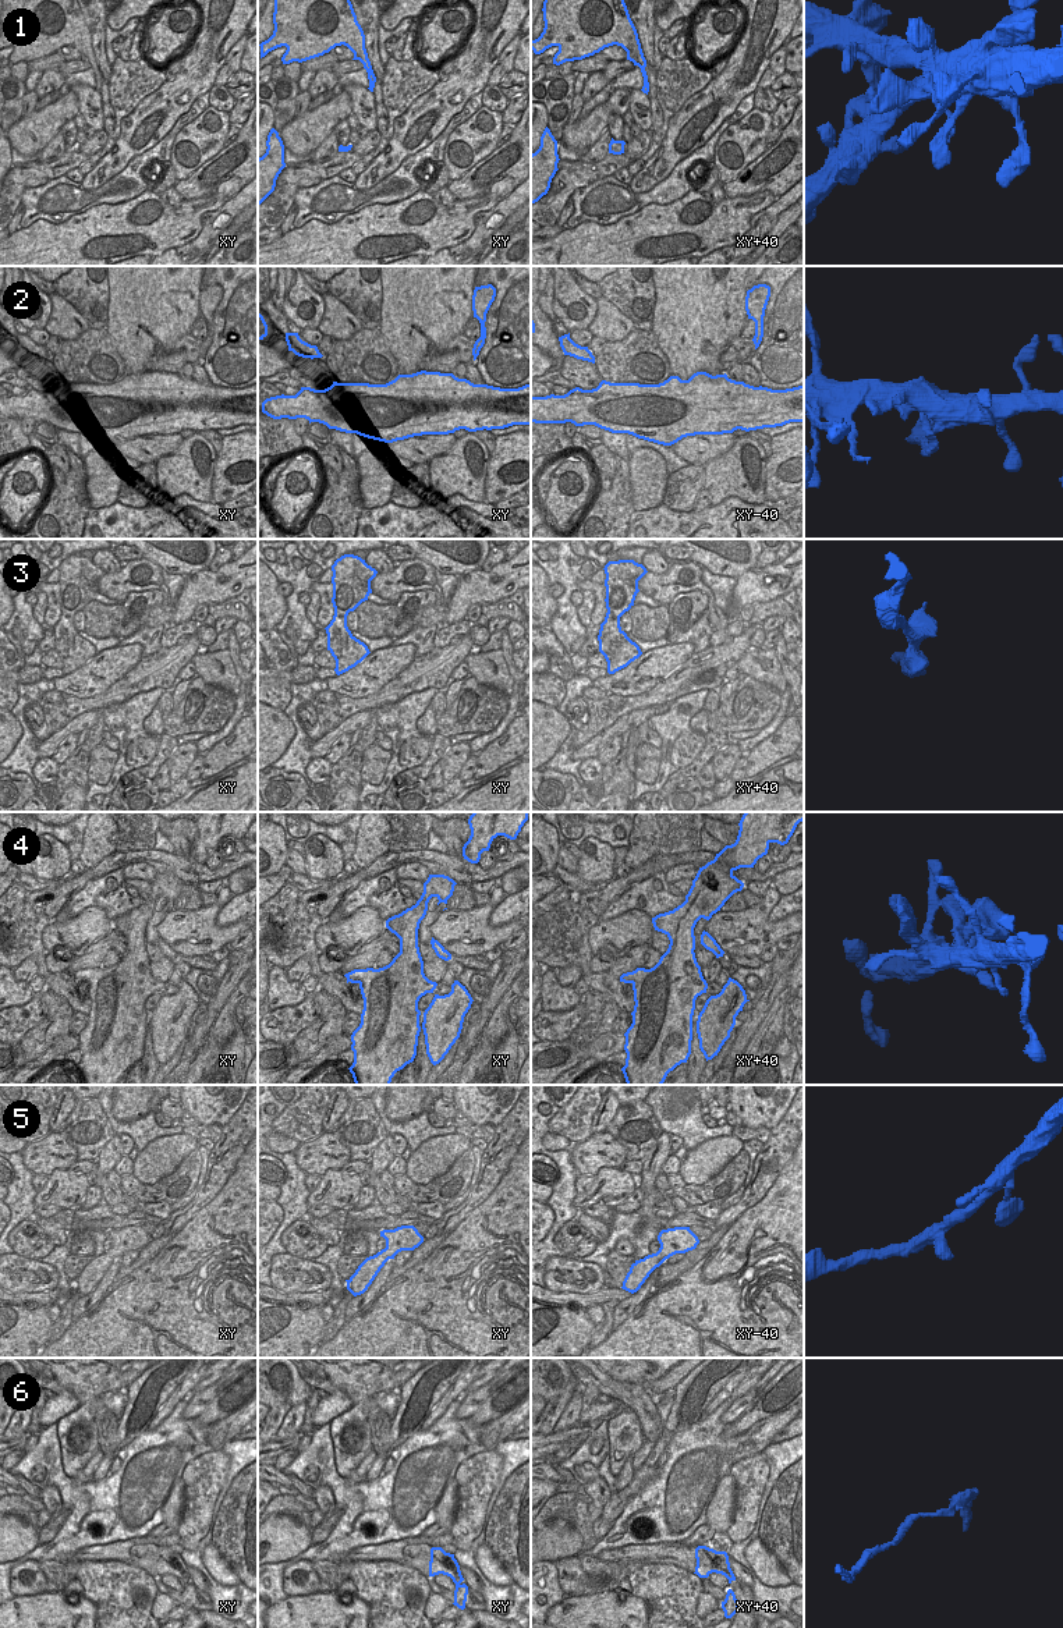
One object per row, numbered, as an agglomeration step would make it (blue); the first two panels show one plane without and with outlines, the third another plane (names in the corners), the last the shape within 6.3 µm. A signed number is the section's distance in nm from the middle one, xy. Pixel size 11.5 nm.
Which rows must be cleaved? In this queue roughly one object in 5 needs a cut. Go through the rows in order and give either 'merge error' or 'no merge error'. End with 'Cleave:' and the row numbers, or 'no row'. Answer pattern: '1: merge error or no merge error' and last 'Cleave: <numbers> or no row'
1: no merge error
2: no merge error
3: no merge error
4: no merge error
5: no merge error
6: merge error
Cleave: 6

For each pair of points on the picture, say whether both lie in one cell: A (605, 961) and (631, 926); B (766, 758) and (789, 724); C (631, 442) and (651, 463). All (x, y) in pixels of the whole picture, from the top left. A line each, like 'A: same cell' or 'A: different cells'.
A: different cells
B: same cell
C: different cells

